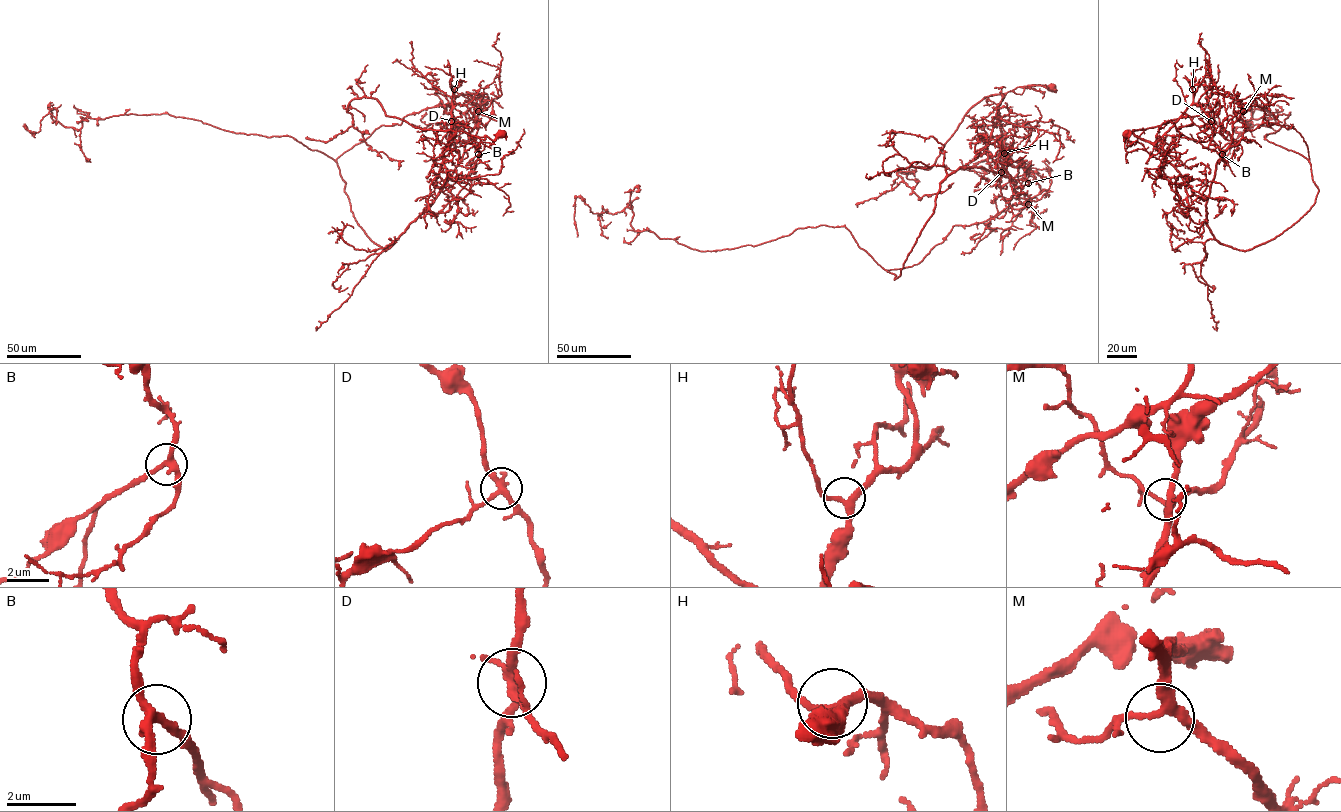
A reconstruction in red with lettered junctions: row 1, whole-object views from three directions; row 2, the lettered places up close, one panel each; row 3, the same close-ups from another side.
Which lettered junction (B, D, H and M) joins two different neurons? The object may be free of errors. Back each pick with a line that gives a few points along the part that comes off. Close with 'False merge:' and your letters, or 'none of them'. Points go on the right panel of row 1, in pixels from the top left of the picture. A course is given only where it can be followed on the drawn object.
D: (1210, 121), (1238, 144), (1206, 224), (1238, 249), (1318, 191), (1264, 136), (1289, 113), (1235, 129), (1276, 131)
False merge: D

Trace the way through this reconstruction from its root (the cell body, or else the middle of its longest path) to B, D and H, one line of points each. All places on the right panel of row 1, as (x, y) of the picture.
B: (1126, 133), (1124, 140), (1131, 131), (1155, 142), (1196, 103), (1208, 116), (1213, 133), (1210, 144), (1222, 154)
D: (1126, 133), (1124, 140), (1131, 131), (1155, 142), (1184, 113), (1198, 126), (1210, 121)
H: (1126, 133), (1124, 140), (1131, 131), (1155, 142), (1192, 102), (1192, 89)

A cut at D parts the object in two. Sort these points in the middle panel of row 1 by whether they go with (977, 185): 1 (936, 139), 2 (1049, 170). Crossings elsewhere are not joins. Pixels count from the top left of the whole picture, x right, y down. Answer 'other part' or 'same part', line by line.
1: other part
2: other part

